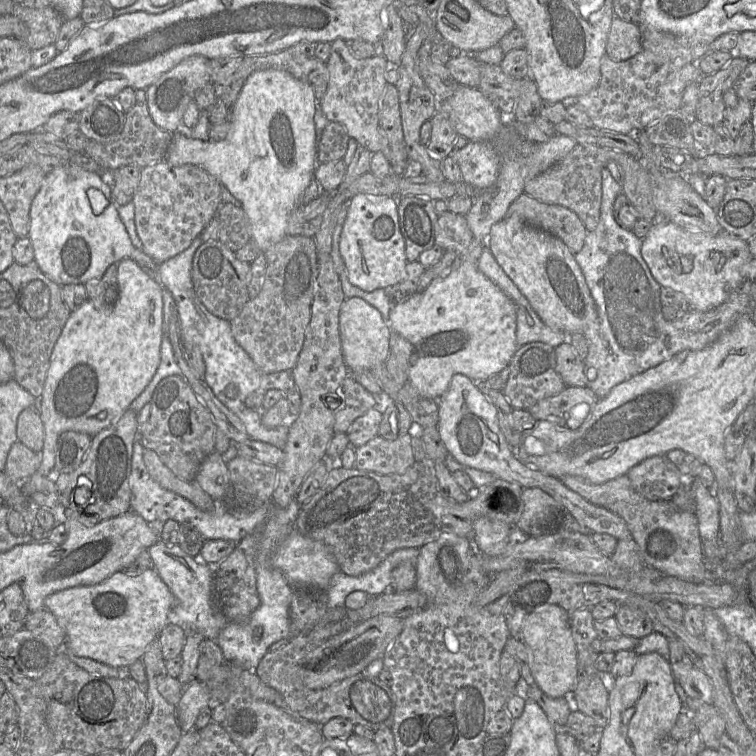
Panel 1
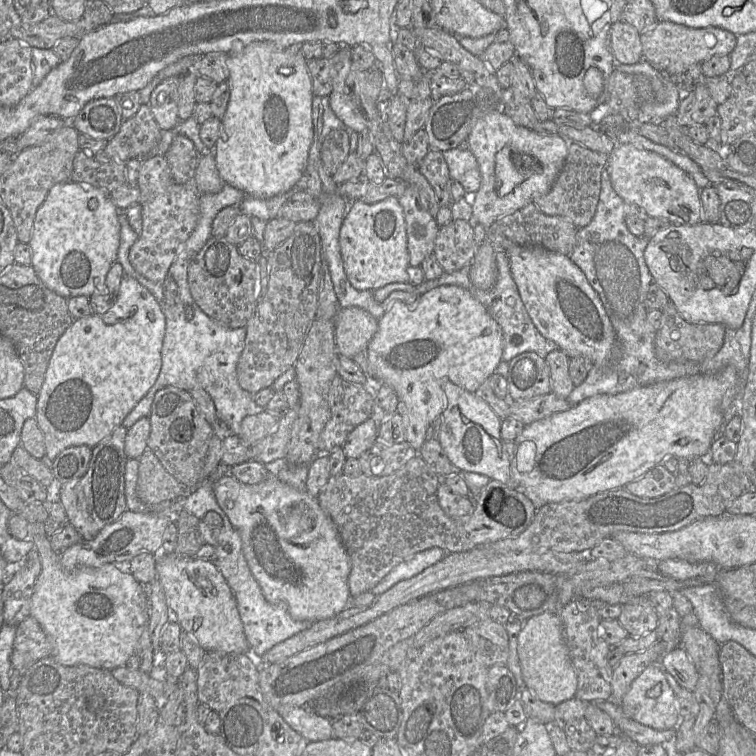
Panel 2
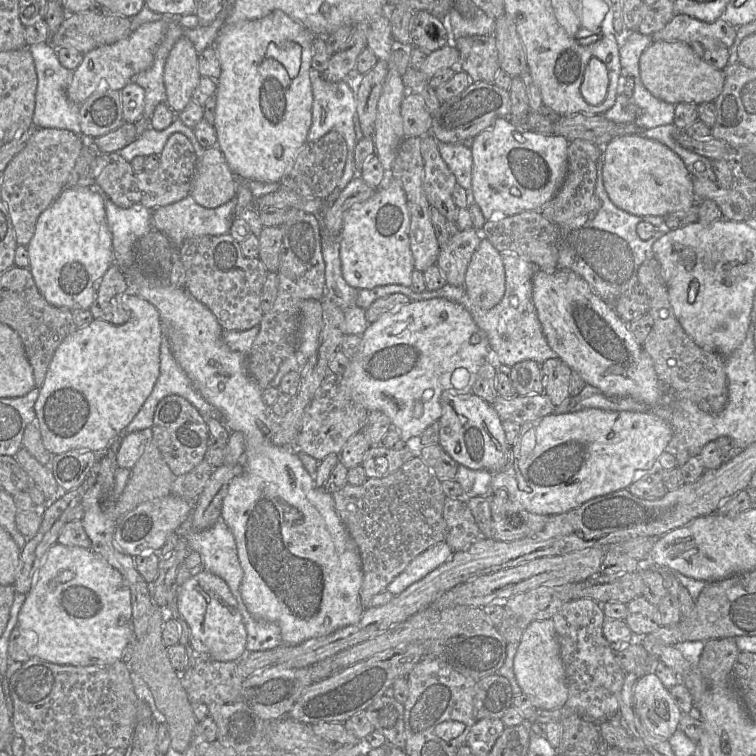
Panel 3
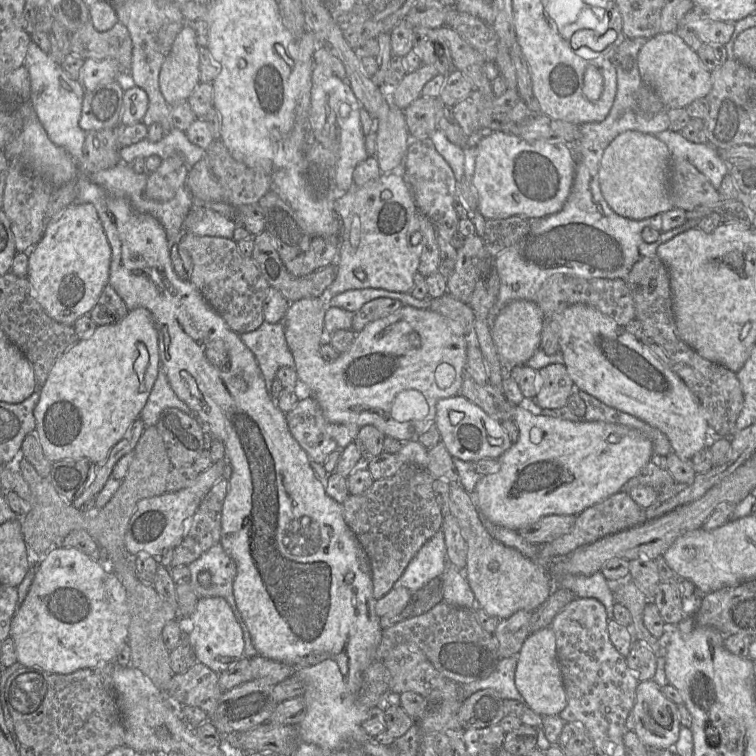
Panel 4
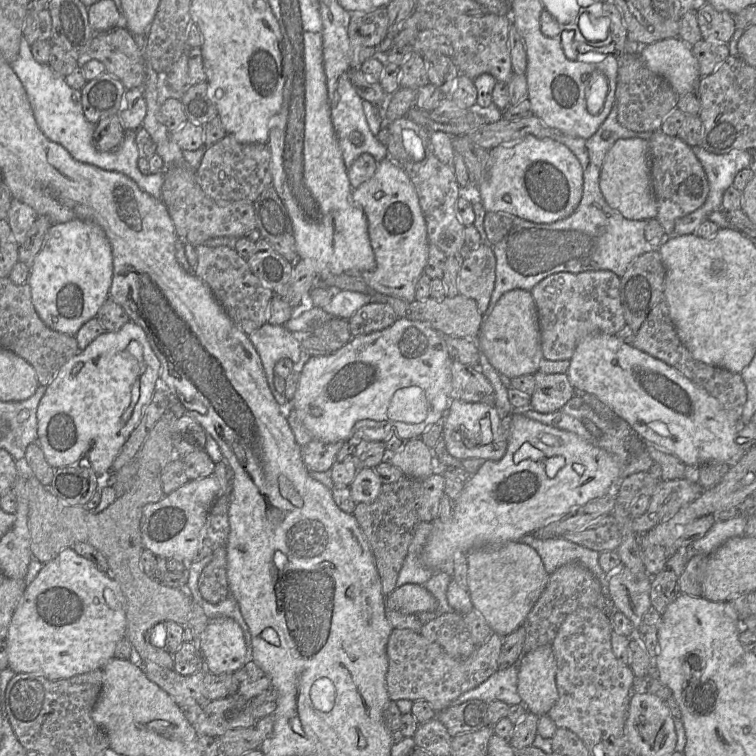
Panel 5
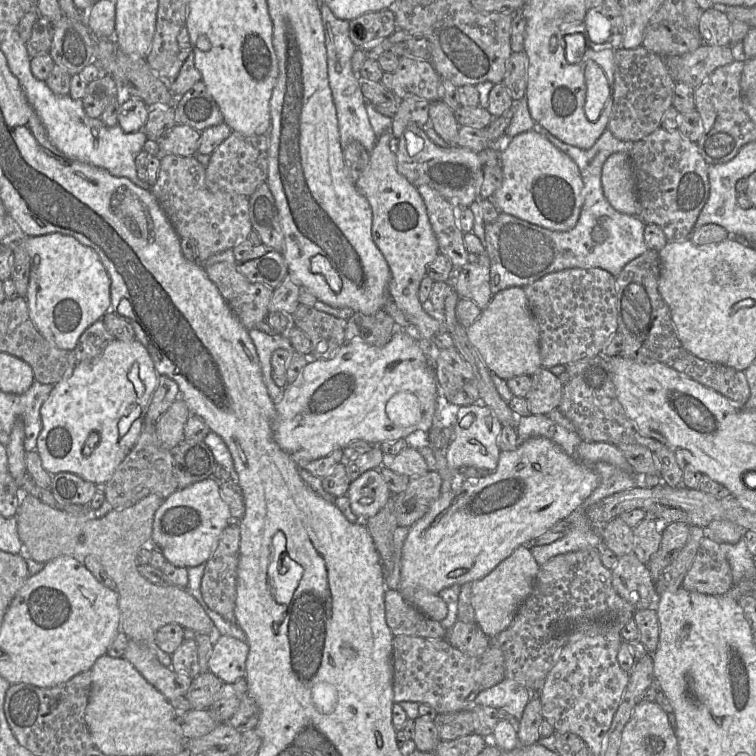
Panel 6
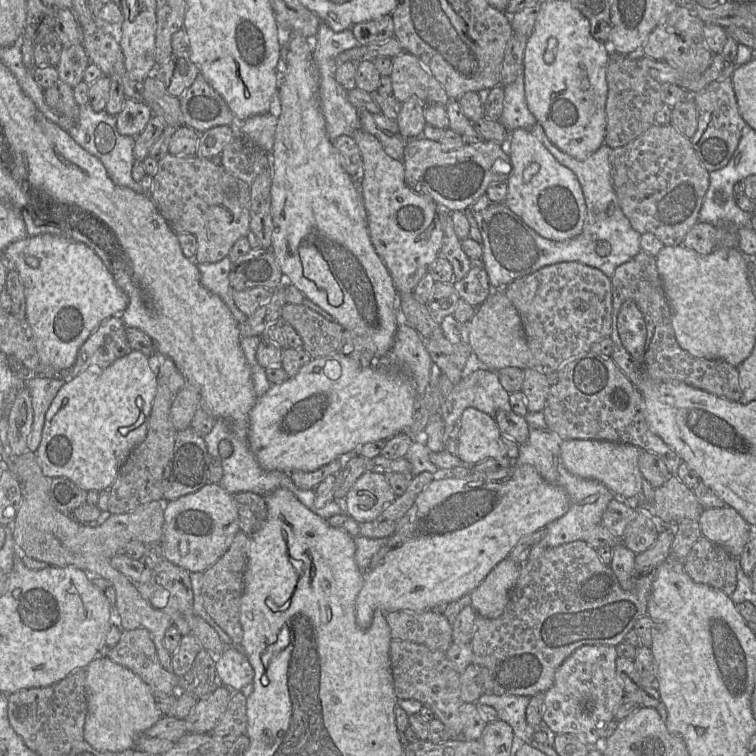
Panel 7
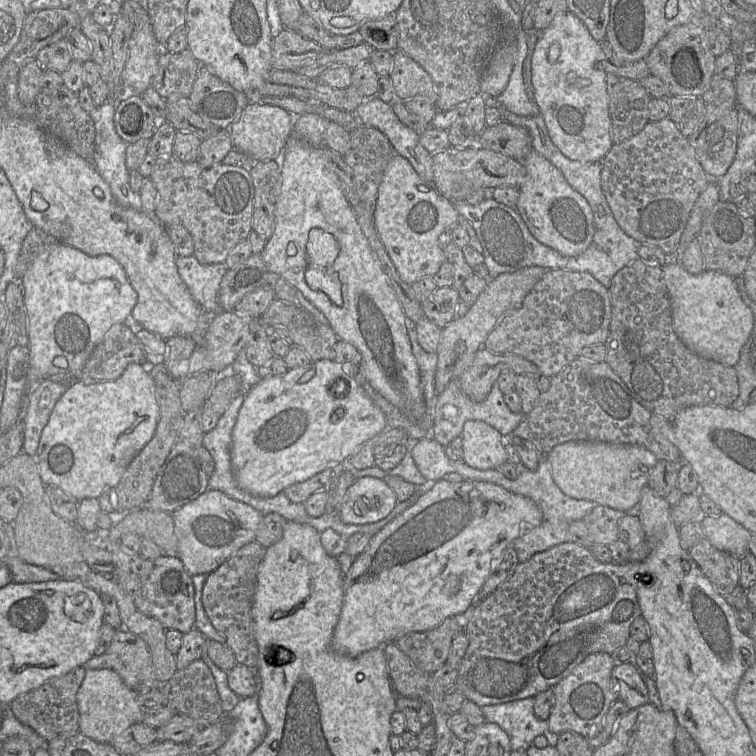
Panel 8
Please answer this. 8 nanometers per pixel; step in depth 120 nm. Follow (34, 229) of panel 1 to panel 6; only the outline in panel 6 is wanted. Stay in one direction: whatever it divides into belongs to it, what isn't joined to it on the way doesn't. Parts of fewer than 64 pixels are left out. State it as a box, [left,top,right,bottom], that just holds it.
[14,232,111,351]

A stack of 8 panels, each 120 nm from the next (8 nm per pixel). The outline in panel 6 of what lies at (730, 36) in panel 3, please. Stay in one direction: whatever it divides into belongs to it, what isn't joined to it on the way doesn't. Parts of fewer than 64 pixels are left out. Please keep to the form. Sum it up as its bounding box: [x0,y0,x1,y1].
[697,6,731,46]

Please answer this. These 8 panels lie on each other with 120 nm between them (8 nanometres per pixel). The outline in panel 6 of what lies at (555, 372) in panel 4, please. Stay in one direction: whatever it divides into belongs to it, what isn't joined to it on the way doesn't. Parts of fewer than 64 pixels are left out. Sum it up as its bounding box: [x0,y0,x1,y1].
[525,367,563,415]

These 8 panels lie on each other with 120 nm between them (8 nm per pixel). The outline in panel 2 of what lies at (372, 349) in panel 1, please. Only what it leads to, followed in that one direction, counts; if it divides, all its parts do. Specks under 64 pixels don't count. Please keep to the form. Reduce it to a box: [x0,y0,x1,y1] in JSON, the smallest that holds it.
[335,307,378,358]

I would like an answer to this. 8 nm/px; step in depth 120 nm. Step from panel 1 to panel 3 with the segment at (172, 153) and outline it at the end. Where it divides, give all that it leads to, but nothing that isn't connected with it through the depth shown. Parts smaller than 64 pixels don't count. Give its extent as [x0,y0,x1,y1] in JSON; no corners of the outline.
[214,10,318,182]

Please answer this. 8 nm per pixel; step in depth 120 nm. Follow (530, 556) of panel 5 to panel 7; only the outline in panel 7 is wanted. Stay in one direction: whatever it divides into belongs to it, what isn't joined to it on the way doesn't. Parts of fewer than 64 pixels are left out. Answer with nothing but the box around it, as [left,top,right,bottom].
[469,558,521,618]

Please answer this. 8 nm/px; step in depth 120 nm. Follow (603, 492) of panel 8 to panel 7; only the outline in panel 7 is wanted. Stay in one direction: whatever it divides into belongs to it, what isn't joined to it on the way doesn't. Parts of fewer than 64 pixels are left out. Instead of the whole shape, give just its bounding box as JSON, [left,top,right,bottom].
[560,440,644,500]

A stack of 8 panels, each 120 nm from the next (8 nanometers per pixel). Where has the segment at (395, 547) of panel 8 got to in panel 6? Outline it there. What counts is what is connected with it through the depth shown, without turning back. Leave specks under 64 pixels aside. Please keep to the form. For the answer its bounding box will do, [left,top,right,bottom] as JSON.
[399,437,599,599]

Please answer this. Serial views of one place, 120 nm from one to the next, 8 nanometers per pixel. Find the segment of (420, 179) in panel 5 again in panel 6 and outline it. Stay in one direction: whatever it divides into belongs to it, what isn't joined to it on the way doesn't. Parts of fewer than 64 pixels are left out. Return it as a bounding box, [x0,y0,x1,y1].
[417,185,468,273]

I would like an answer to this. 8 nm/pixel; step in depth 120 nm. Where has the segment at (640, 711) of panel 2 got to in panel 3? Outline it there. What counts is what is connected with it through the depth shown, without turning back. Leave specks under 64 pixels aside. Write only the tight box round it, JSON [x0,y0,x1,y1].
[634,673,683,740]

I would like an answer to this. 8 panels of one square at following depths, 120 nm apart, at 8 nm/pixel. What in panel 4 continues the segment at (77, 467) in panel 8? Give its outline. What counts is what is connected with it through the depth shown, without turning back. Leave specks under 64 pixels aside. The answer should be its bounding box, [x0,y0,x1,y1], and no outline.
[34,307,160,463]

